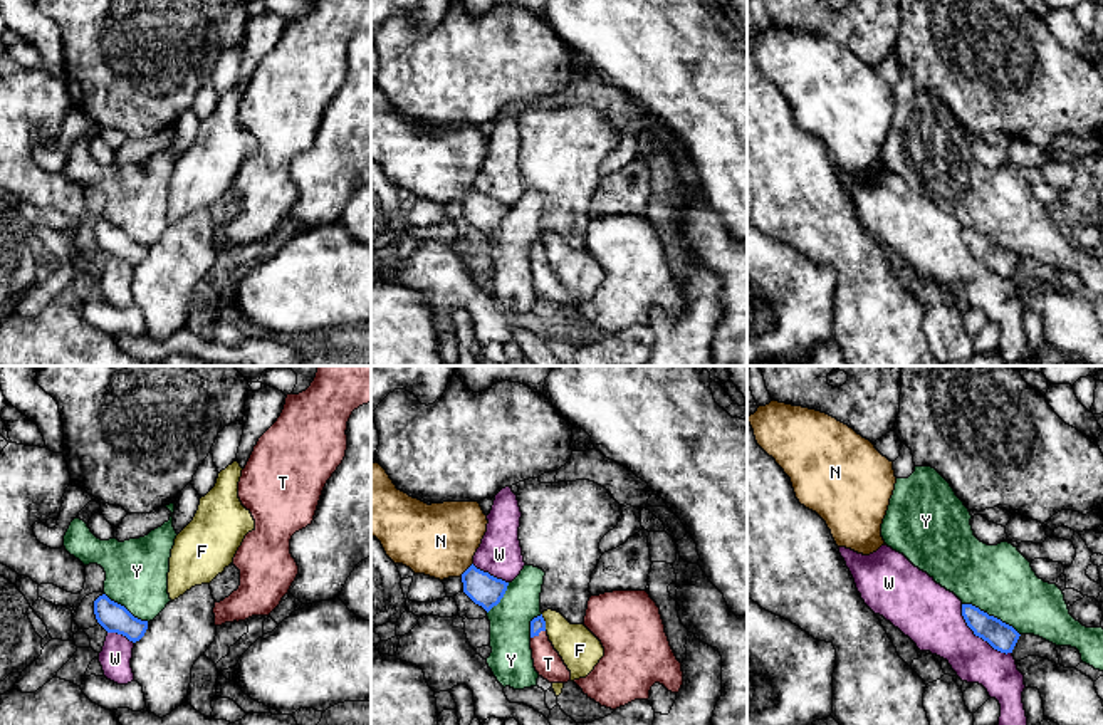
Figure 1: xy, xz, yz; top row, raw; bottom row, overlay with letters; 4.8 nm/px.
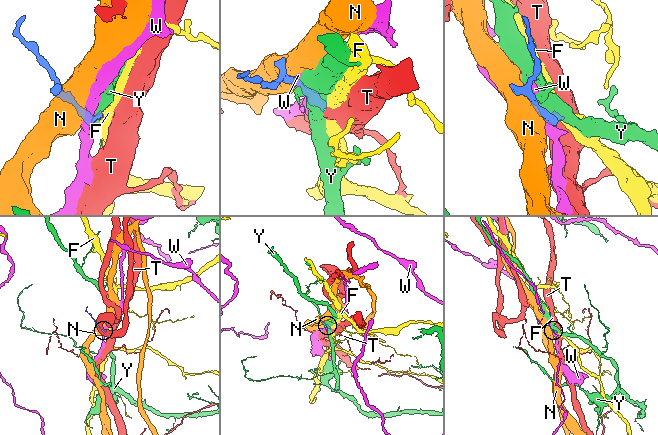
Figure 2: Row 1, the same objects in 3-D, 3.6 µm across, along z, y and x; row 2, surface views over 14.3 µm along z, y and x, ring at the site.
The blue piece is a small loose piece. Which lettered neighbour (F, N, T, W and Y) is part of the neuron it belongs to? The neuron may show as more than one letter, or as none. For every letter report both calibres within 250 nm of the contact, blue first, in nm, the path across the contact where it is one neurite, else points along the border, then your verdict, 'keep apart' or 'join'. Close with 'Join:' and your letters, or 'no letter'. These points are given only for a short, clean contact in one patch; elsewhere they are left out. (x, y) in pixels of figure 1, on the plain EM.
F: 70 nm thick on the blue side, 190 nm on the other; border along xz (541, 239), (546, 254); keep apart
N: 160 nm thick on the blue side, 360 nm on the other; keep apart
T: 70 nm thick on the blue side, 140 nm on the other; runs through xz (538, 249), (538, 257), (548, 287); join
W: 140 nm thick on the blue side, 280 nm on the other; keep apart
Y: 140 nm thick on the blue side, 340 nm on the other; keep apart
Join: T

